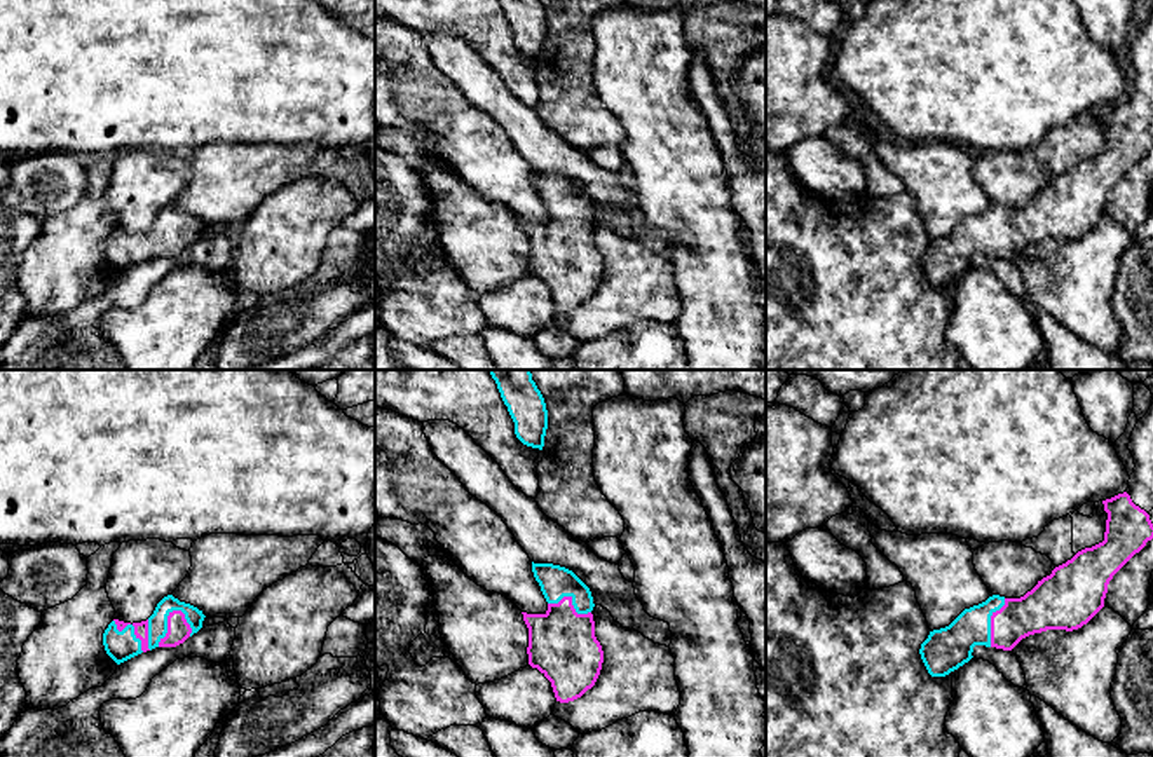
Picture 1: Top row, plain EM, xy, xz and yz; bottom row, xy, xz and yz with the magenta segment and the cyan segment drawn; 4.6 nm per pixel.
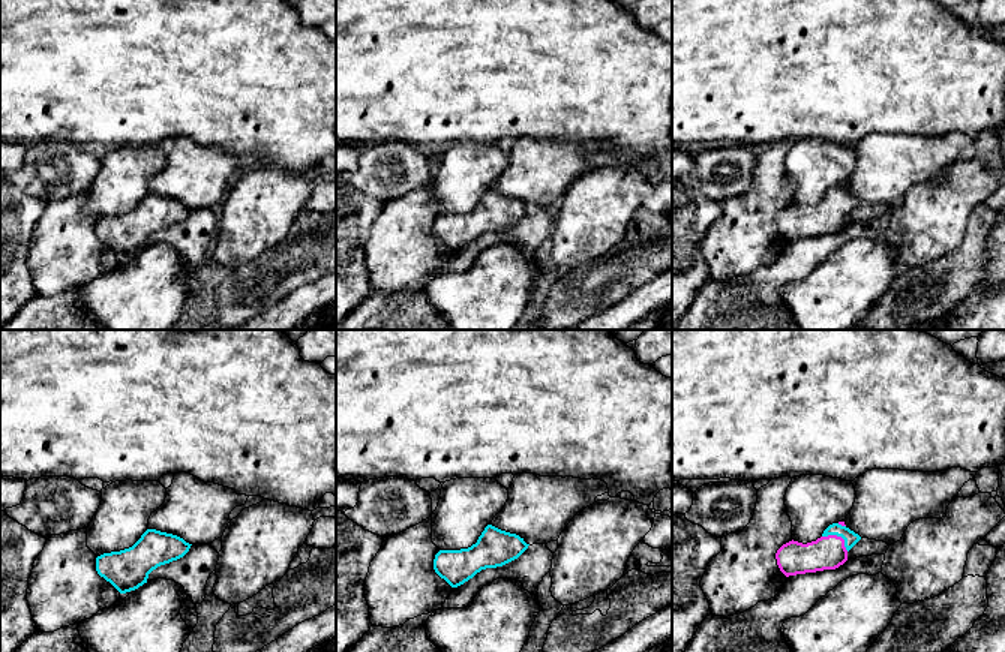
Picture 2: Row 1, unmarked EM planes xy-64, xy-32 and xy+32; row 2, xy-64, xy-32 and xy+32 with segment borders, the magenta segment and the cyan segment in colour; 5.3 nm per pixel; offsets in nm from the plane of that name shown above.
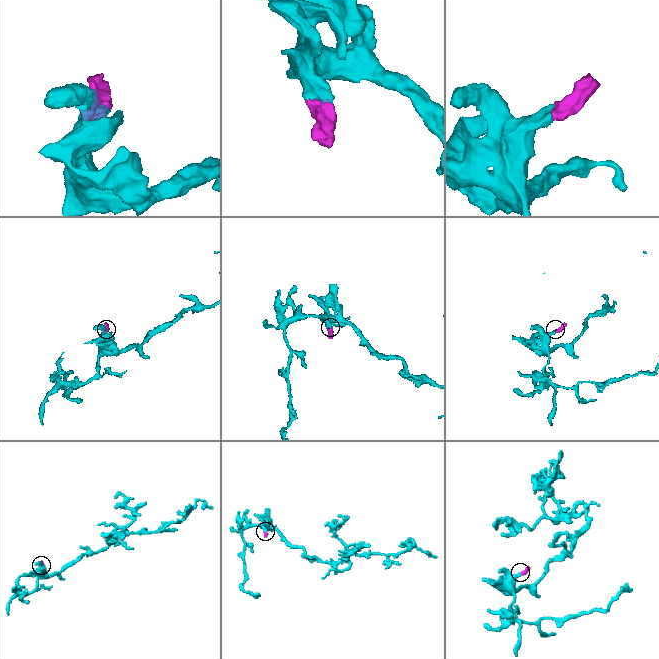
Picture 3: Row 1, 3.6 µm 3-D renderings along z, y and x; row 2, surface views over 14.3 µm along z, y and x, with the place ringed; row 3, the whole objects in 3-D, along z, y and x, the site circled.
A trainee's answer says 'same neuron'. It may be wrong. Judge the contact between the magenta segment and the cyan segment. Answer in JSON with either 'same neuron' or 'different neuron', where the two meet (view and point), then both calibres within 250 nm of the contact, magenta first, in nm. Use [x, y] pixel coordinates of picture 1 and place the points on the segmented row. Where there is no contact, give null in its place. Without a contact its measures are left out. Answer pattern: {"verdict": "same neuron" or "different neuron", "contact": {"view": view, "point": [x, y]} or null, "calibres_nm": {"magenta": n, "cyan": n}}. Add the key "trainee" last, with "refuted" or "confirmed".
{"verdict": "same neuron", "contact": {"view": "xy", "point": [168, 625]}, "calibres_nm": {"magenta": 110, "cyan": 100}, "trainee": "confirmed"}

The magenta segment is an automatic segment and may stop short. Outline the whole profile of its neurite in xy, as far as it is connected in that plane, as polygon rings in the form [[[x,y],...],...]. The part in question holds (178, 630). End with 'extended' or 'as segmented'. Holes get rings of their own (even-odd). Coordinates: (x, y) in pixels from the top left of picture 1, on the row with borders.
[[[167,595],[147,621],[131,624],[113,619],[103,633],[103,645],[106,654],[120,665],[155,647],[183,644],[202,628],[204,617],[197,607]]]; extended

